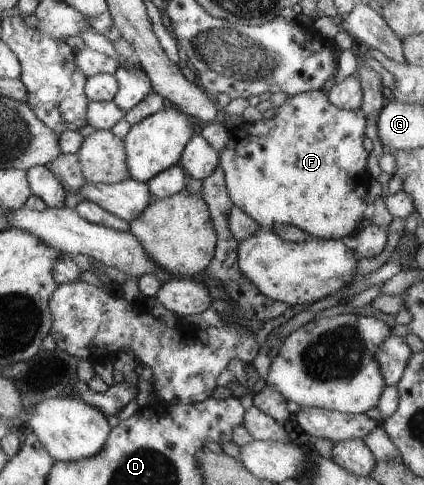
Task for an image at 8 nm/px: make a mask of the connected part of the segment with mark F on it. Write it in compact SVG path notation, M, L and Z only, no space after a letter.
M313 90L294 96L288 96L284 105L277 109L277 115L270 120L263 119L258 123L249 124L242 122L229 130L229 141L222 154L219 164L225 174L225 187L233 206L242 209L245 214L250 215L262 229L272 230L278 225L290 225L298 227L301 231L316 238L340 239L346 236L353 236L365 224L364 211L368 205L368 188L373 179L366 167L368 152L362 146L366 129L366 118L362 115L361 109L354 111L342 110L328 102L327 95L321 90Z

